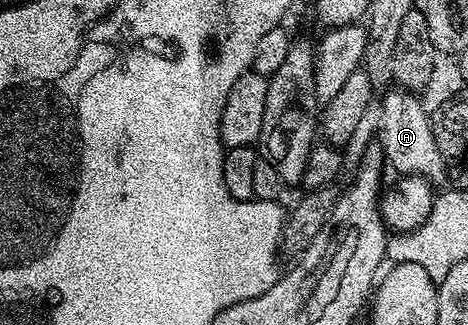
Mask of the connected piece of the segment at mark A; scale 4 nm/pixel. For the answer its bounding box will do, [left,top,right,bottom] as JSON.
[380,89,448,185]

